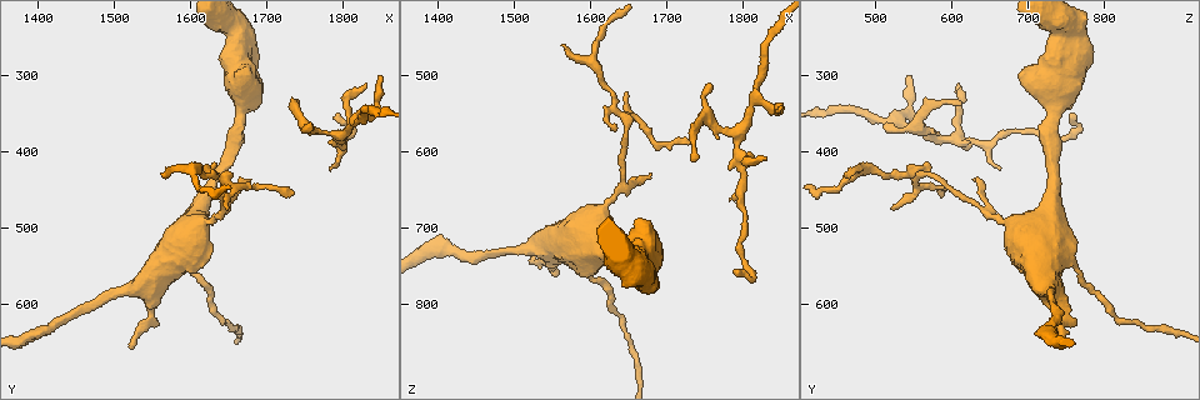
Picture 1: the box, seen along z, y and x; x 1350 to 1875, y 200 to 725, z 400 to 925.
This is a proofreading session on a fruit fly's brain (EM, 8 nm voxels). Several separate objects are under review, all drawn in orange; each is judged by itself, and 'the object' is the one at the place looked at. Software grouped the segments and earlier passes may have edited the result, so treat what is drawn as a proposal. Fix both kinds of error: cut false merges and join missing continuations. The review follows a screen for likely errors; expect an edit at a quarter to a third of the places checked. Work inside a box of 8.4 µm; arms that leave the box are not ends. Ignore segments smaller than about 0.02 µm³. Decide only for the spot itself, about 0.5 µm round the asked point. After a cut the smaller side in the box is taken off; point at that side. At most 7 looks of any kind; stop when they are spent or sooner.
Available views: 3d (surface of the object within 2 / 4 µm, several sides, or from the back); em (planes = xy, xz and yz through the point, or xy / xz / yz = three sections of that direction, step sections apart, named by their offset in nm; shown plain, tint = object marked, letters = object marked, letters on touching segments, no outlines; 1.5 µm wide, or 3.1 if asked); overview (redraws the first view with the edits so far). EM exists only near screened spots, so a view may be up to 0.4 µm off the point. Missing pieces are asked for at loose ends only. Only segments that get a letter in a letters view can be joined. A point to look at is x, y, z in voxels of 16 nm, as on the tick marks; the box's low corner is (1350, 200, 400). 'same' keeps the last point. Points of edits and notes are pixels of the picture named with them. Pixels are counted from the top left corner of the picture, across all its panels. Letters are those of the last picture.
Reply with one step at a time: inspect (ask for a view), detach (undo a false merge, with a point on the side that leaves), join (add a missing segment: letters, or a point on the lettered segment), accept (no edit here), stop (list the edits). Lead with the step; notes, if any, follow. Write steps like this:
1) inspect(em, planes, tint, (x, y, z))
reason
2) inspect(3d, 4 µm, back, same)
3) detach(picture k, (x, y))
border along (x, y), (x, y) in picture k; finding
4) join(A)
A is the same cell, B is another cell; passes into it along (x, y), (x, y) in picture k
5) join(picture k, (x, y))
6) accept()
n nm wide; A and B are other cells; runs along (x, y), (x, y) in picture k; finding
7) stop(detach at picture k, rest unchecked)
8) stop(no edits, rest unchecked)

inspect(3d, 4 µm, (1645, 435, 550))
abrupt turn

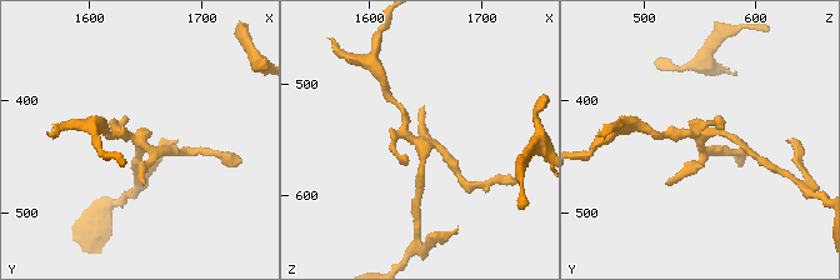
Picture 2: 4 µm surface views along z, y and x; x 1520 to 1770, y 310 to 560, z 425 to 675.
inspect(em, planes, letters, (1640, 432, 550))

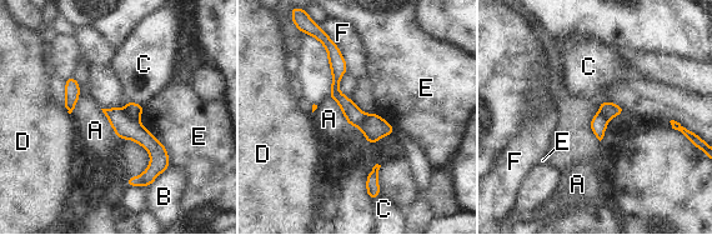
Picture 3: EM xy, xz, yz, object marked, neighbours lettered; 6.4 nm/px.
detach(picture 3, (123, 126))
E touches over 420 nm; A, B, C, D, E and F are other cells; border along (123, 111), (131, 120), (139, 121) in picture 3; a second neuron is stuck on

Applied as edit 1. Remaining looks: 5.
inspect(overview)
redraw

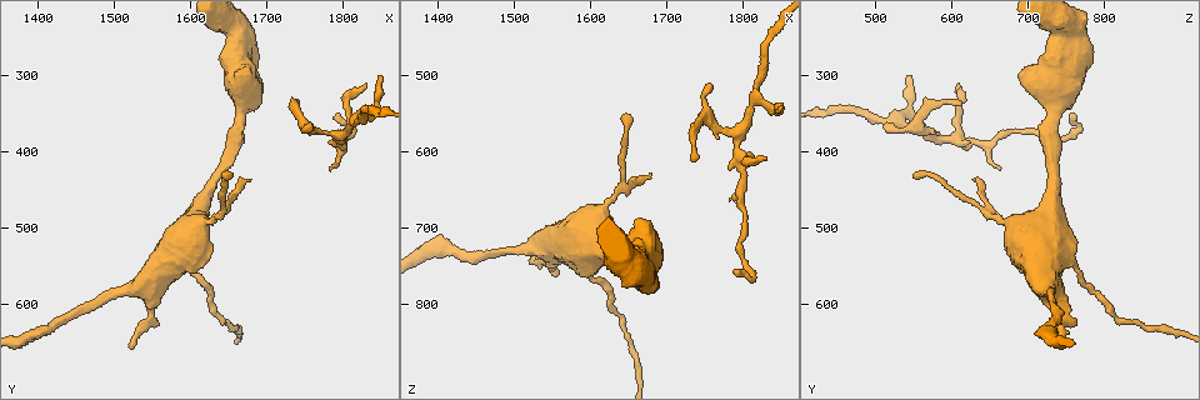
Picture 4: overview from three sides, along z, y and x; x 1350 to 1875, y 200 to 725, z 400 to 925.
inspect(em, xz, step 8, letters, (1795, 375, 575))
four arms meet

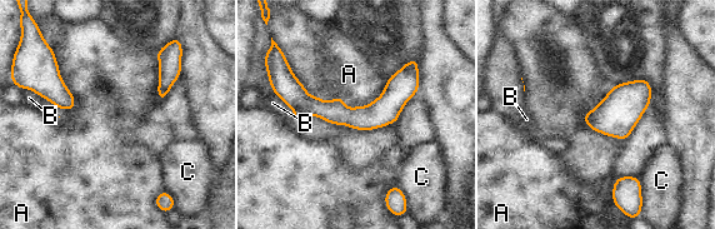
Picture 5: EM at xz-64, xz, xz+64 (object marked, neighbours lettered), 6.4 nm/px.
inspect(em, planes, letters, same)
another direction

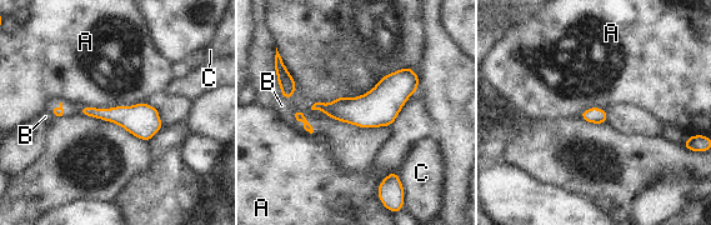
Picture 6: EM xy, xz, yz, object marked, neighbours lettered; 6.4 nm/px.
accept()
110 nm wide; A, B and C are other cells; runs along (415, 78), (375, 109), (316, 106) in picture 6; continuous, no second neuron

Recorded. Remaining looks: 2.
stop(detach at picture 3, rest unchecked)

